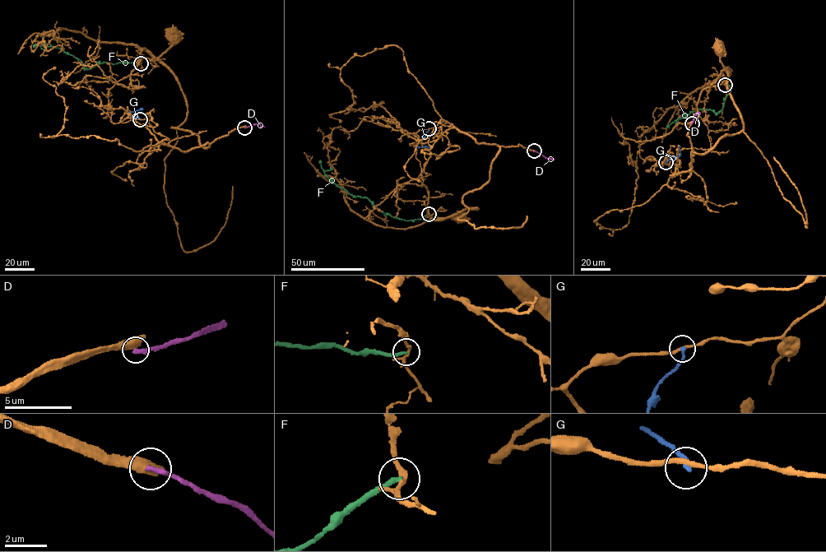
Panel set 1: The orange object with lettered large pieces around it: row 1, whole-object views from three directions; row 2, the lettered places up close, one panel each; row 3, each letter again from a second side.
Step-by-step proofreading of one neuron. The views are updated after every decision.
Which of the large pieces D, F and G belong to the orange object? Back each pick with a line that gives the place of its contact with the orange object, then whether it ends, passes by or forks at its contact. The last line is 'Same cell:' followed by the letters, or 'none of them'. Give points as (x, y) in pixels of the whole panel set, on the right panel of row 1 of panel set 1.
Same cell: none of them

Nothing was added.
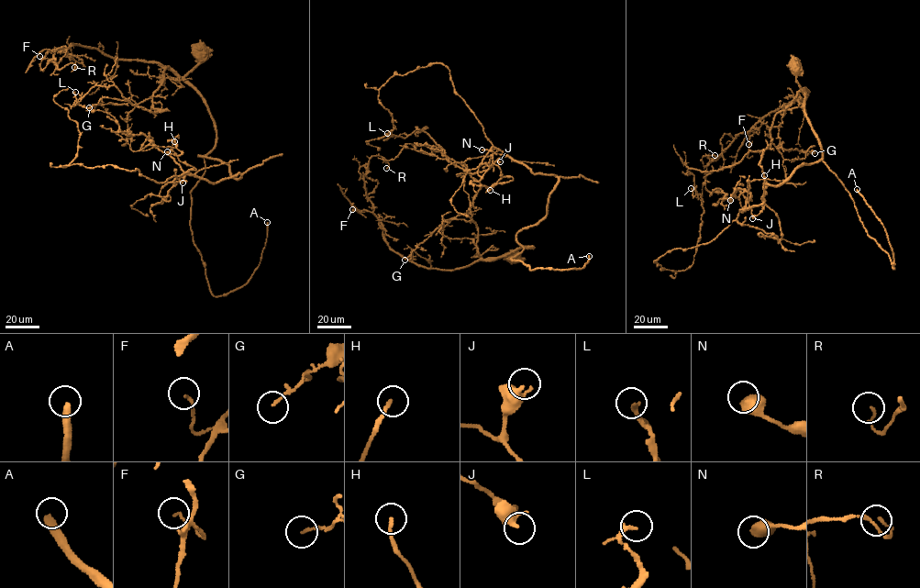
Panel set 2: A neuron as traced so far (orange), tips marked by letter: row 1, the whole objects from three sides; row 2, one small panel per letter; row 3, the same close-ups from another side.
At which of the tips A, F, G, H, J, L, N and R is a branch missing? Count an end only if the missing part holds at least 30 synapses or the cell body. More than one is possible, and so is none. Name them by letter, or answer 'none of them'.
A

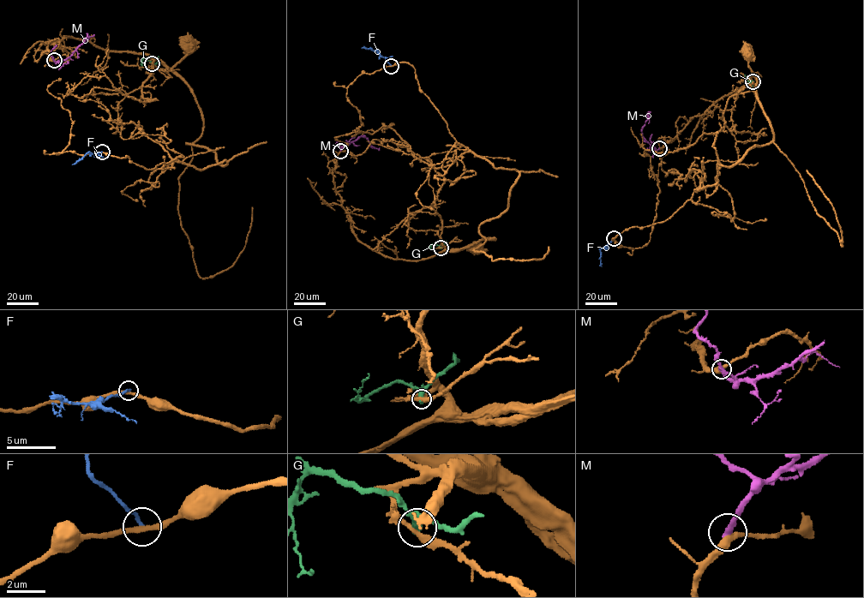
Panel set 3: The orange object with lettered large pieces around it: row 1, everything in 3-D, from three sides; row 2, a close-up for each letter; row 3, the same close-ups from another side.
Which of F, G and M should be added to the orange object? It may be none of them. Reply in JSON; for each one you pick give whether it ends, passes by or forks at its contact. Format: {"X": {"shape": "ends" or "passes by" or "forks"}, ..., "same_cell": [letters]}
{"M": {"shape": "ends"}, "same_cell": ["M"]}

